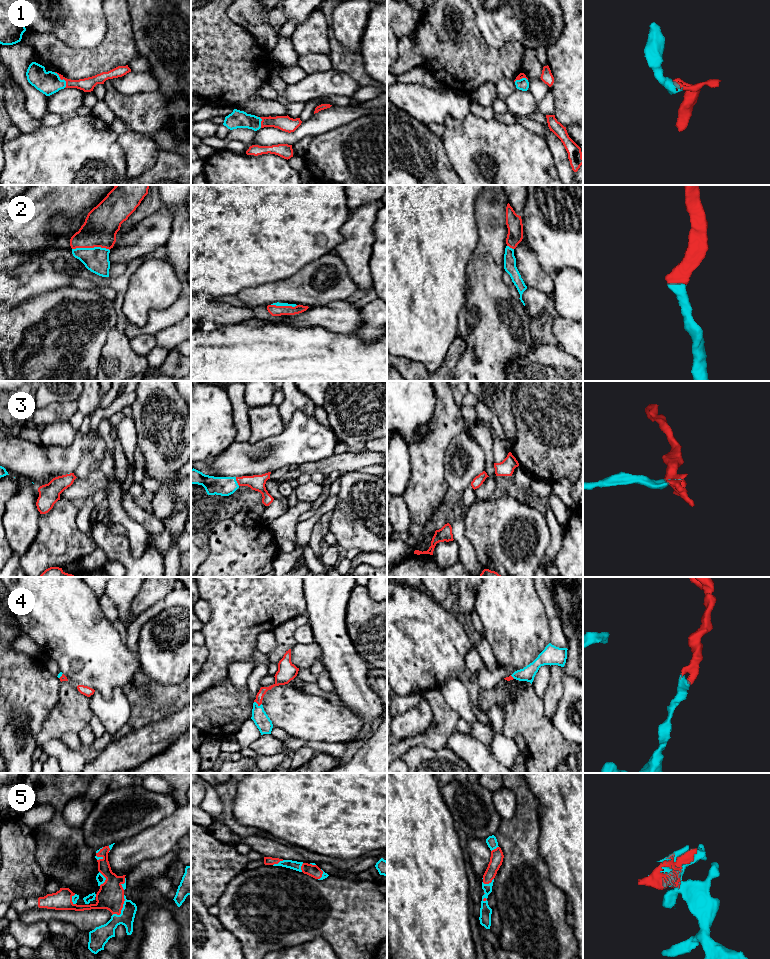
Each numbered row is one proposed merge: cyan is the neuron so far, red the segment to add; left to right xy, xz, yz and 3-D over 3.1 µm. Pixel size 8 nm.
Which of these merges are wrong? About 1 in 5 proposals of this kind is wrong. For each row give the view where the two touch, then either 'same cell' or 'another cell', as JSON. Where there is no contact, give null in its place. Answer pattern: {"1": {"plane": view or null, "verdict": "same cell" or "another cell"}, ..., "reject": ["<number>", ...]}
{"1": {"plane": "xy", "verdict": "same cell"}, "2": {"plane": "xy", "verdict": "same cell"}, "3": {"plane": "xz", "verdict": "same cell"}, "4": {"plane": "xz", "verdict": "same cell"}, "5": {"plane": "xy", "verdict": "same cell"}, "reject": []}

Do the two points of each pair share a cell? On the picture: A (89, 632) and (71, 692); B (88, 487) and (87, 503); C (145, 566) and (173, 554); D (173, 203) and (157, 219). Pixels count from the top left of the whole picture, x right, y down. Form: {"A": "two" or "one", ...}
{"A": "two", "B": "two", "C": "two", "D": "two"}

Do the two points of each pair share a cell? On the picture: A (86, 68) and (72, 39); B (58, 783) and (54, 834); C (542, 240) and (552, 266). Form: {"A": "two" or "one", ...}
{"A": "two", "B": "one", "C": "one"}

